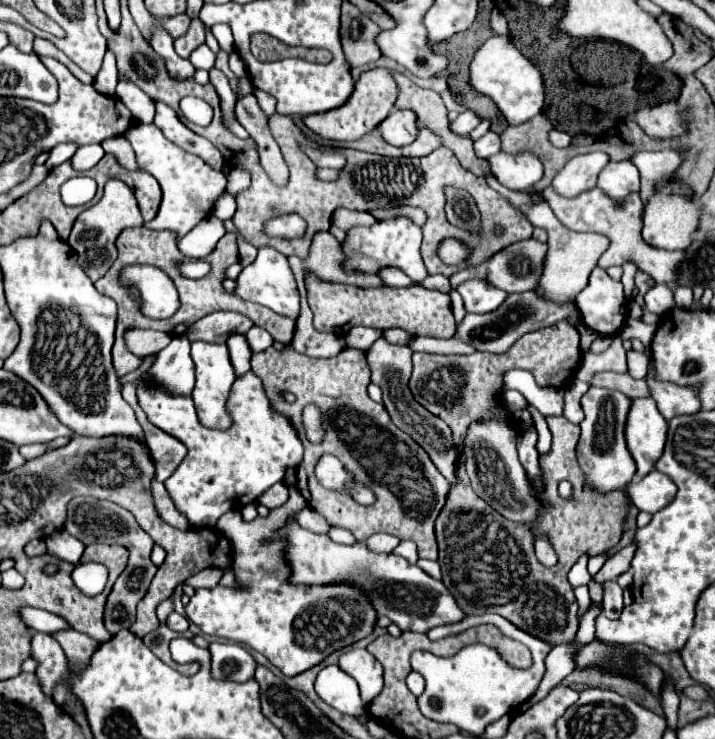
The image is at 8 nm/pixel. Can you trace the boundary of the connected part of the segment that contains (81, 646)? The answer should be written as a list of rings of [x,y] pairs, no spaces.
[[[71,629],[67,633],[59,631],[59,635],[55,635],[55,639],[63,647],[63,653],[67,655],[71,673],[83,671],[83,667],[87,667],[91,655],[95,653],[95,647],[99,645],[99,641],[93,641],[93,639],[89,639],[89,635],[77,633],[75,629]]]

